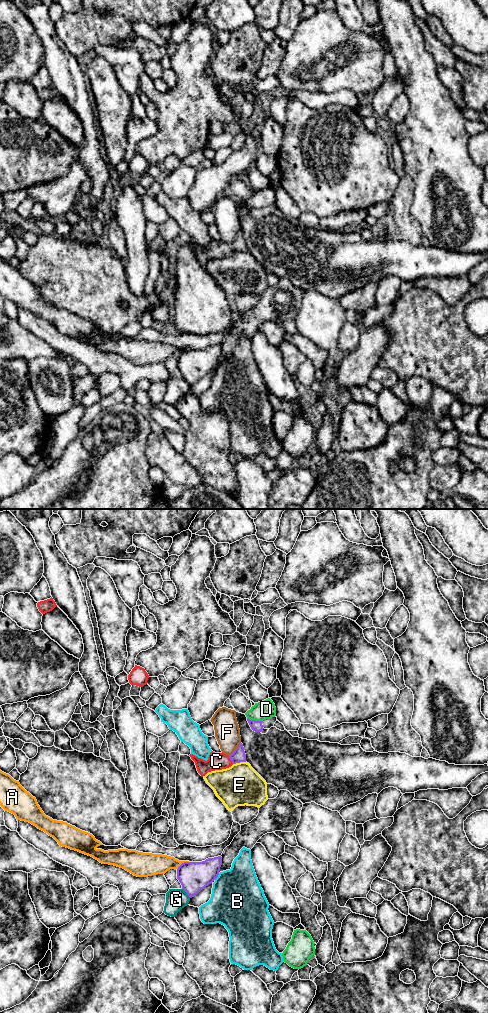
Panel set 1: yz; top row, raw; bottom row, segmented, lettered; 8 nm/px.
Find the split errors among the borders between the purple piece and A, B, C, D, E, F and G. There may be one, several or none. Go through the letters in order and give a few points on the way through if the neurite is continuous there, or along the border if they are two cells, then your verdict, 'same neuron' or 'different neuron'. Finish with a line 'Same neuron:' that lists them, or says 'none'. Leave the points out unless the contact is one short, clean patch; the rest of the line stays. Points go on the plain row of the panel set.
A: different neuron
B: different neuron
C: runs through yz (238, 243), (230, 247), (216, 249); same neuron
D: border along yz (247, 205), (262, 209); different neuron
E: different neuron
F: different neuron
G: different neuron
Same neuron: C

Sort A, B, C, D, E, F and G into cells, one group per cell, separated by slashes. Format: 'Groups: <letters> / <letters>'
Groups: A / B / C / D / E / F / G

